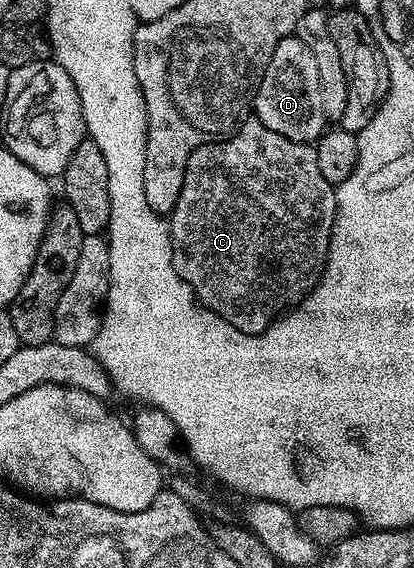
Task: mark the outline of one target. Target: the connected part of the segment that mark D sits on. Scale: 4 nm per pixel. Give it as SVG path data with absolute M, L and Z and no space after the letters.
M289 35L280 41L280 45L276 45L276 53L272 53L272 61L268 61L268 69L258 82L252 111L260 122L268 125L268 129L272 129L272 133L280 133L297 143L313 144L322 138L328 120L320 101L320 73L316 70L312 49L308 49L308 45L304 45L304 41L300 41L297 35Z

